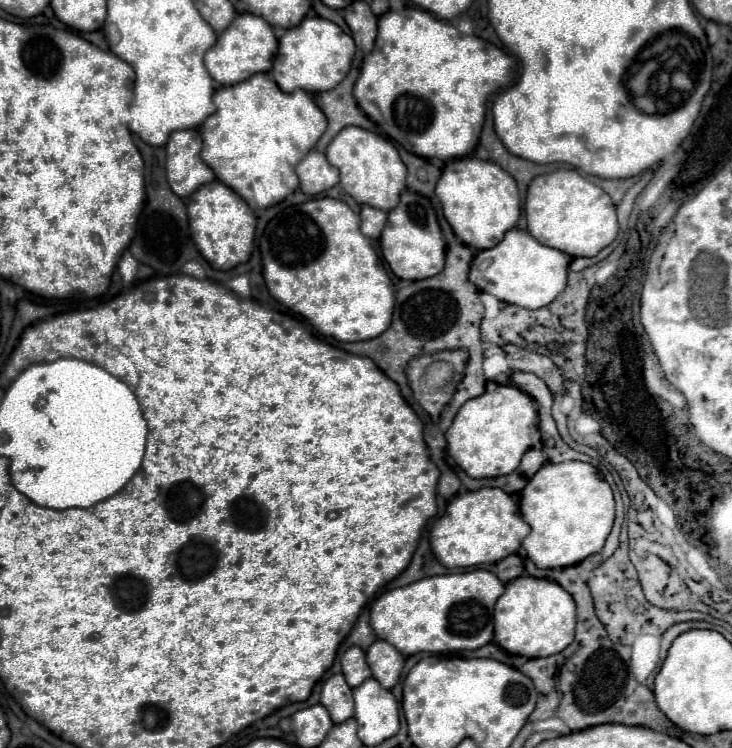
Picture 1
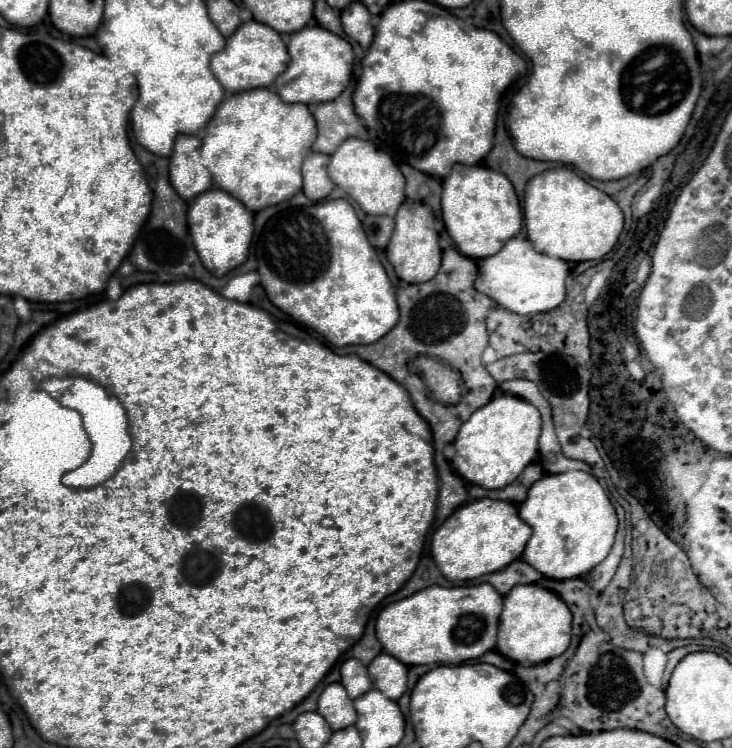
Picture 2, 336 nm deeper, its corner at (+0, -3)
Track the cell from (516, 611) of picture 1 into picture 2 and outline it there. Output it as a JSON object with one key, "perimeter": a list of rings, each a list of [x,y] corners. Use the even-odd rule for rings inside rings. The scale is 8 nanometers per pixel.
{"perimeter":[[[531,583],[513,587],[513,591],[505,595],[503,613],[497,627],[497,651],[503,657],[525,665],[535,665],[561,655],[569,647],[569,641],[571,611],[557,593]]]}

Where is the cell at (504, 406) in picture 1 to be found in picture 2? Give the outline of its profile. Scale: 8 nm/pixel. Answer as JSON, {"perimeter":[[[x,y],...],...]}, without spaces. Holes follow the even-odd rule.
{"perimeter":[[[513,395],[493,397],[485,407],[479,407],[469,421],[465,421],[453,441],[455,457],[451,461],[453,469],[485,489],[503,489],[521,475],[521,471],[537,461],[537,439],[541,433],[541,415],[537,407],[525,399]]]}

